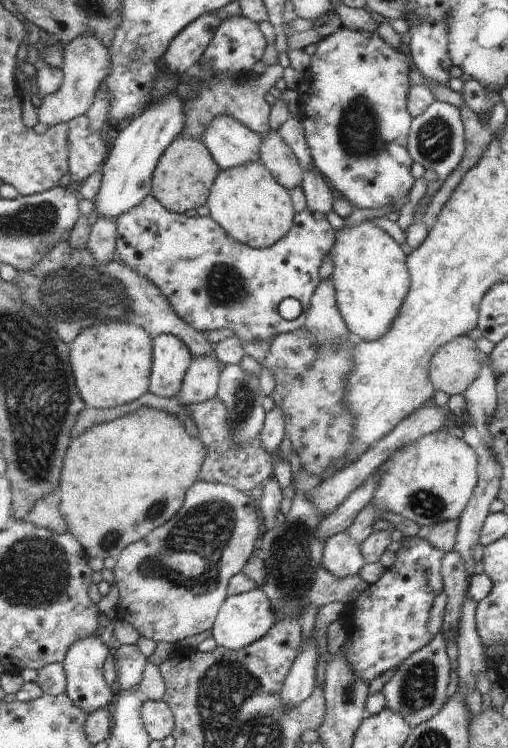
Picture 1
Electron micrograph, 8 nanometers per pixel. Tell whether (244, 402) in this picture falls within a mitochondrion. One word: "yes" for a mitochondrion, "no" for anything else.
yes

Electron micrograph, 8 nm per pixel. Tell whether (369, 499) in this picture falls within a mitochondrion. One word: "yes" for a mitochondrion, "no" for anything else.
no

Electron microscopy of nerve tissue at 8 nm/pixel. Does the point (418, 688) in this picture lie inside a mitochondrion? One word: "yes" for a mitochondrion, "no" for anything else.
yes

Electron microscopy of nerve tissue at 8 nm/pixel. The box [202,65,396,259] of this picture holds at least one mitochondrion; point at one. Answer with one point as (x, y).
(359, 132)

